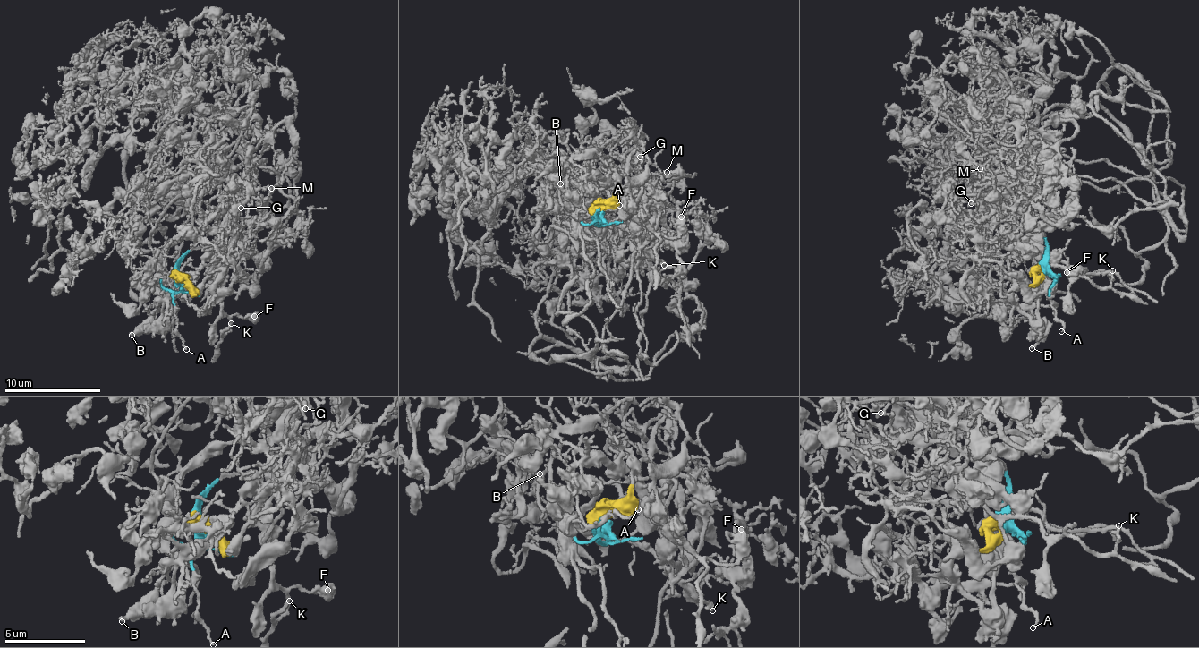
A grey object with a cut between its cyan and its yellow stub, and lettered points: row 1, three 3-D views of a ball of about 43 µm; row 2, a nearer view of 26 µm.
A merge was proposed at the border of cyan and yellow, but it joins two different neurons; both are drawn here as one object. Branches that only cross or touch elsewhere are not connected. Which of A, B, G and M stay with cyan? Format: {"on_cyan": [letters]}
{"on_cyan": ["A", "B"]}

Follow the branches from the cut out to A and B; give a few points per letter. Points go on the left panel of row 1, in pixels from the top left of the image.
A: (176, 277), (173, 289), (173, 313), (185, 349)
B: (176, 277), (173, 289), (173, 309), (165, 313), (160, 304), (156, 307), (148, 318), (148, 325), (131, 336)

